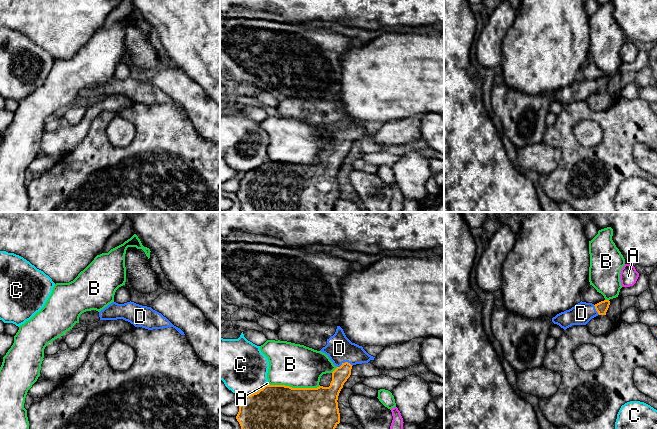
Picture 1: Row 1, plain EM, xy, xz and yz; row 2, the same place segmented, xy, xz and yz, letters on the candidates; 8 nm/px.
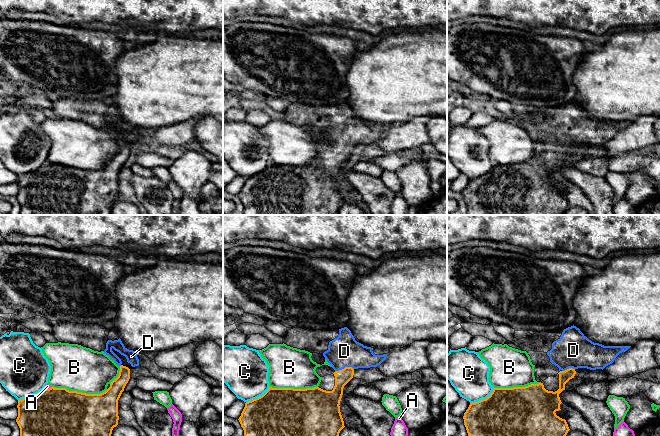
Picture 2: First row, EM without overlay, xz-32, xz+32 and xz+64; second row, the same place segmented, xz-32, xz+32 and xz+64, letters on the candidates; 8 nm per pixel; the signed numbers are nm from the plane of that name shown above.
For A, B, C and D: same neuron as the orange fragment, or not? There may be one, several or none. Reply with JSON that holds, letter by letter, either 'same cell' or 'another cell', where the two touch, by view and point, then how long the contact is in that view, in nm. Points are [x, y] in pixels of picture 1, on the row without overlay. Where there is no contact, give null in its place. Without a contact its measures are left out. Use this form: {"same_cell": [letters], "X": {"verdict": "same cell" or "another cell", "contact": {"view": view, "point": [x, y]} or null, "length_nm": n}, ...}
{"same_cell": ["D"], "A": {"verdict": "another cell", "contact": {"view": "xz", "point": [267, 161]}, "length_nm": 30}, "B": {"verdict": "another cell", "contact": {"view": "xz", "point": [294, 164]}, "length_nm": 400}, "C": {"verdict": "another cell", "contact": {"view": "xz", "point": [253, 169]}, "length_nm": 240}, "D": {"verdict": "same cell", "contact": {"view": "xz", "point": [345, 138]}, "length_nm": 130}}

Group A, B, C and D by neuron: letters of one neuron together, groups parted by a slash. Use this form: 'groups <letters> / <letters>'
groups A / B / C / D

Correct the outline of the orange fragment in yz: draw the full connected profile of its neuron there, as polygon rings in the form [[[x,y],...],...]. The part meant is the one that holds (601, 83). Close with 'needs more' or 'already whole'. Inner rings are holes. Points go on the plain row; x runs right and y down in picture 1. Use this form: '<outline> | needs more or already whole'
[[[604,76],[597,80],[580,78],[569,86],[561,88],[552,94],[554,100],[566,106],[572,101],[586,101],[598,91],[606,91],[610,77]]] | needs more

